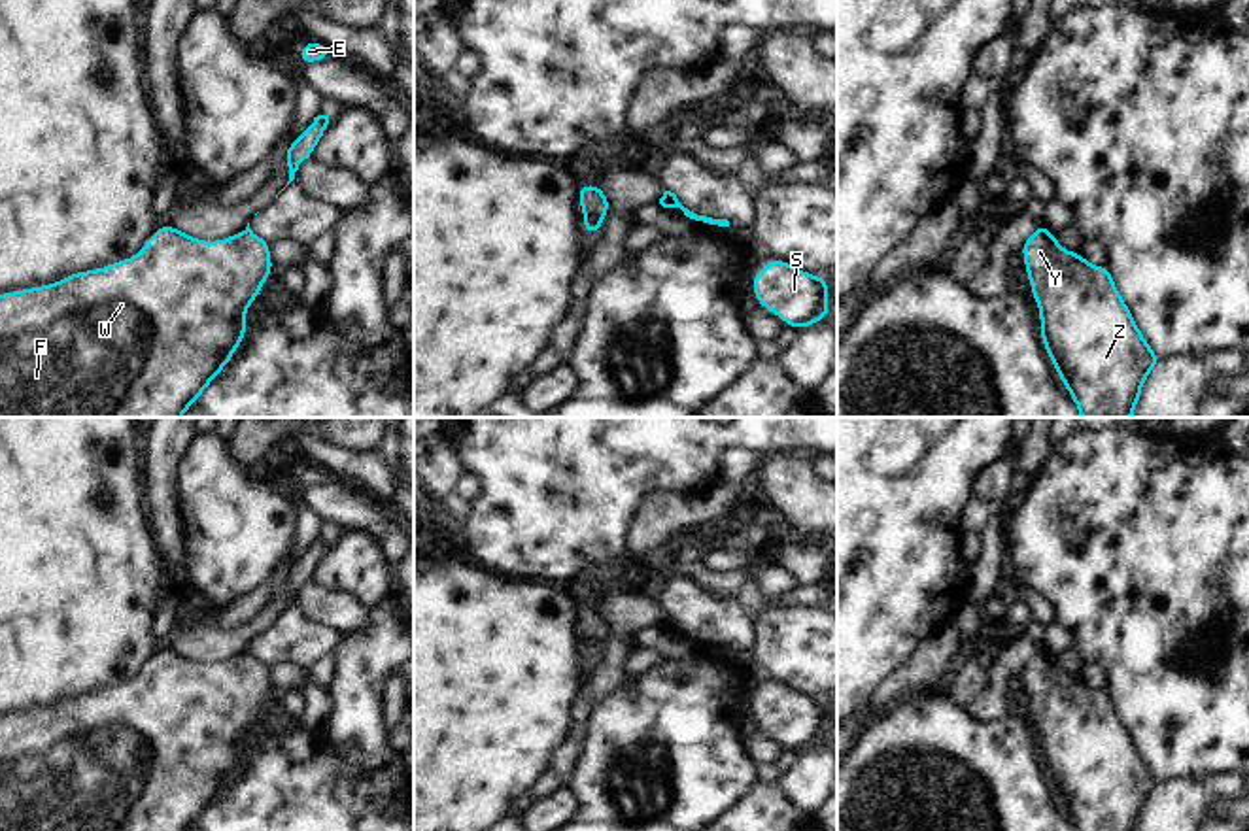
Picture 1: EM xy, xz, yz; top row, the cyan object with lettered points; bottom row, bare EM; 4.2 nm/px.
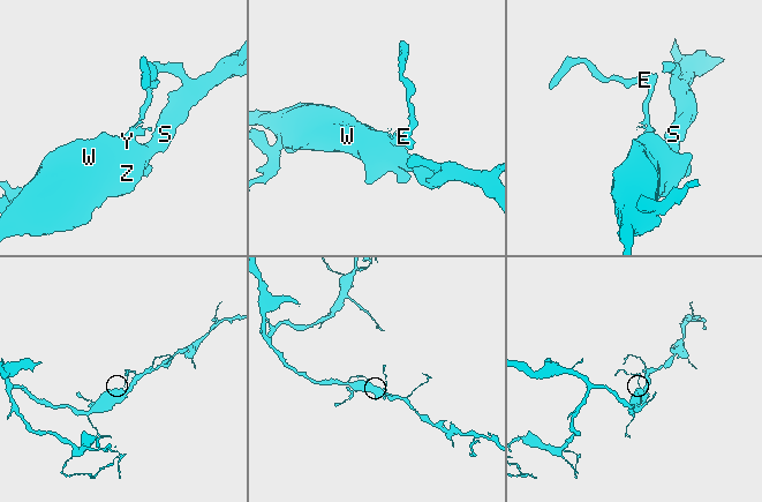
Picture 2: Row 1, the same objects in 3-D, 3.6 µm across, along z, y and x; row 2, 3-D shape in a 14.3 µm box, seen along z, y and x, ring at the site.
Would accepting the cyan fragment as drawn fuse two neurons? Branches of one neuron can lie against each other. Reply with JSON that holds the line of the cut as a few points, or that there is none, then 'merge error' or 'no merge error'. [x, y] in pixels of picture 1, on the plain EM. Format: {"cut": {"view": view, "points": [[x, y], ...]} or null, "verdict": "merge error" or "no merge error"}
{"cut": {"view": "xz", "points": [[671, 616], [677, 629]]}, "verdict": "merge error"}

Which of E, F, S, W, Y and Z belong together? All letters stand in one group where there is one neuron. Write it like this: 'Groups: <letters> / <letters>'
Groups: E / F S W Y Z

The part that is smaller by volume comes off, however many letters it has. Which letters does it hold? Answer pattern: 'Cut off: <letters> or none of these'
Cut off: E

